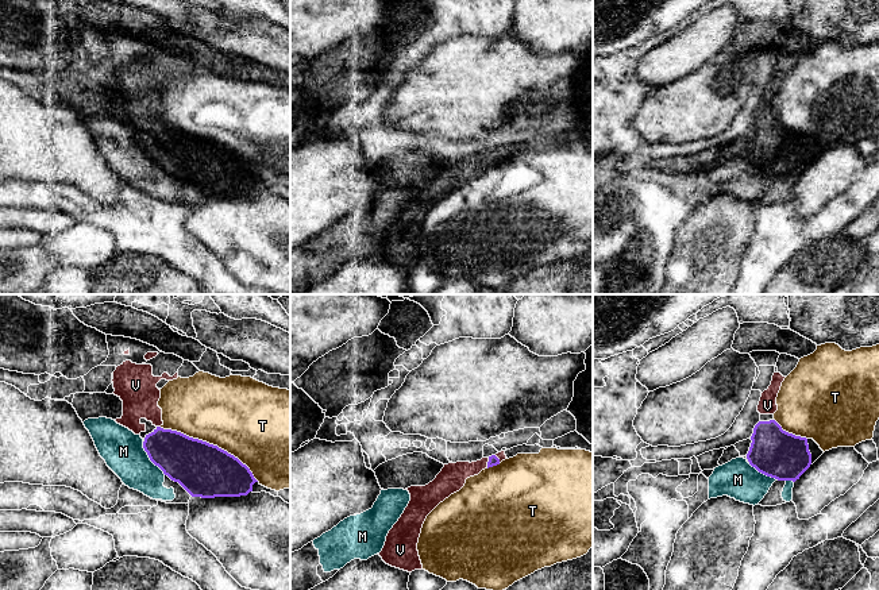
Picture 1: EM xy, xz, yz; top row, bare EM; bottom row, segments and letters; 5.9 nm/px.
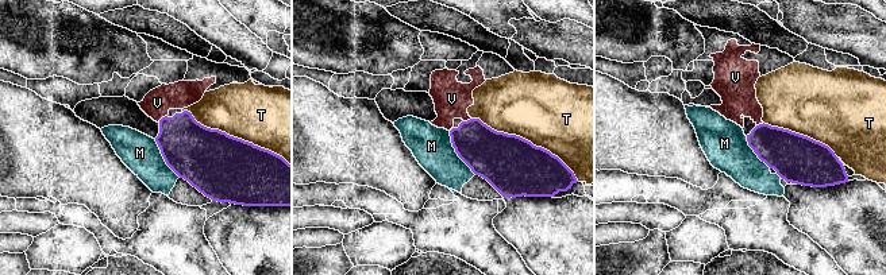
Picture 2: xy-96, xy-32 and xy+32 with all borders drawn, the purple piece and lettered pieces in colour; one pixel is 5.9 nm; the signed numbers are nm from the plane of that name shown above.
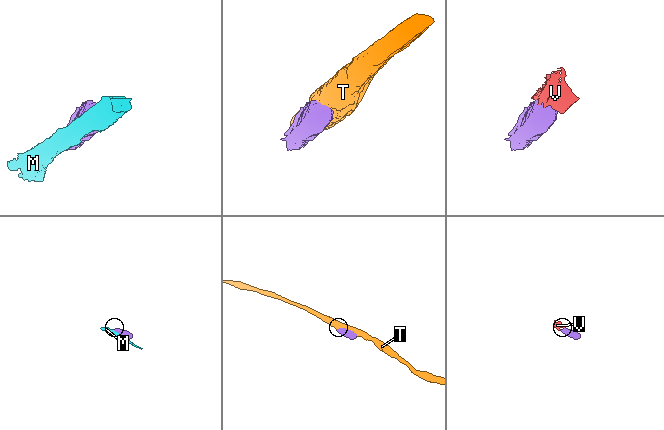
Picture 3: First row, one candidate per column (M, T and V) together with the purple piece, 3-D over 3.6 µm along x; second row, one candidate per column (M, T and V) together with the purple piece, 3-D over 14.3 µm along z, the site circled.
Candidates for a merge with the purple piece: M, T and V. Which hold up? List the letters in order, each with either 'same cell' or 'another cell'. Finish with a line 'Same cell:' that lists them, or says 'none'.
M: another cell
T: another cell
V: same cell
Same cell: V

